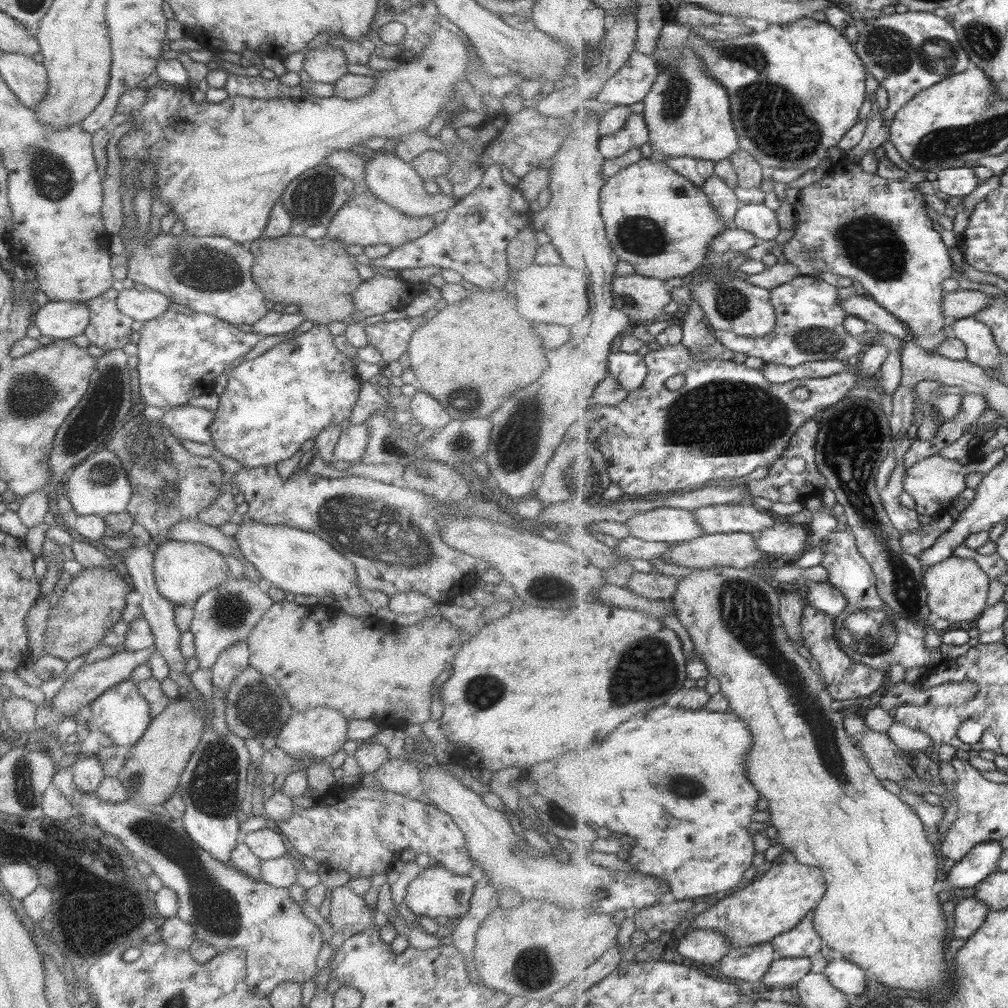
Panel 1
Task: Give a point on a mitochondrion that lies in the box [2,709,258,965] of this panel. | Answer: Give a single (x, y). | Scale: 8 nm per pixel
(213, 908)

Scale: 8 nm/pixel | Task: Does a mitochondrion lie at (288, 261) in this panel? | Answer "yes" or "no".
no

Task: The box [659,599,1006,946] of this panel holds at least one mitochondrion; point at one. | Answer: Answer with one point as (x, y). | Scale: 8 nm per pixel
(871, 631)

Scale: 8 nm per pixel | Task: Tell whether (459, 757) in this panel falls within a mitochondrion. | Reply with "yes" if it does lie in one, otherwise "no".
no

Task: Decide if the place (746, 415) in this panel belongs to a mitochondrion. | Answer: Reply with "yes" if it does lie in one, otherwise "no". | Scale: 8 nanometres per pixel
yes

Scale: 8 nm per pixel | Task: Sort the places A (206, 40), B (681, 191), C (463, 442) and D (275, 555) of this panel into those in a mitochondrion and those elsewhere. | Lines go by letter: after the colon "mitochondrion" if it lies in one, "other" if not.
A: other
B: mitochondrion
C: mitochondrion
D: other

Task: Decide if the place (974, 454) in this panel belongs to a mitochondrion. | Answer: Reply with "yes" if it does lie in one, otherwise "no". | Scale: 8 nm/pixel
no

